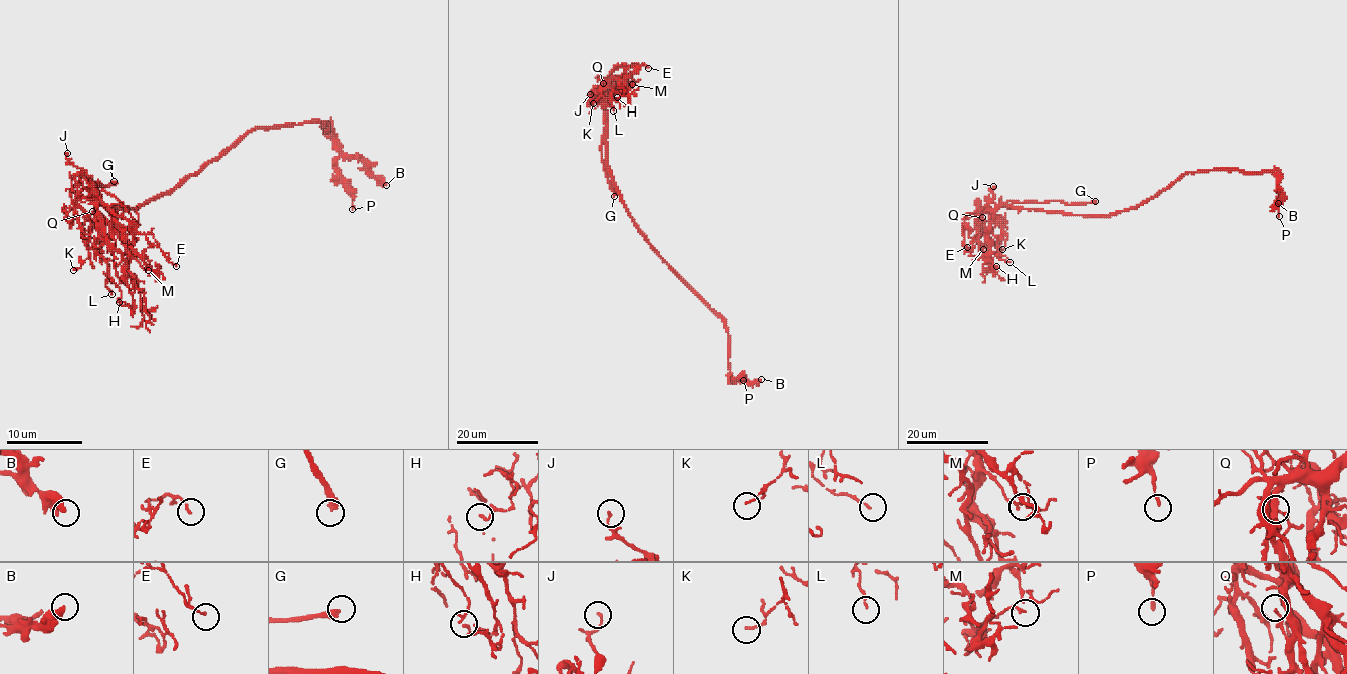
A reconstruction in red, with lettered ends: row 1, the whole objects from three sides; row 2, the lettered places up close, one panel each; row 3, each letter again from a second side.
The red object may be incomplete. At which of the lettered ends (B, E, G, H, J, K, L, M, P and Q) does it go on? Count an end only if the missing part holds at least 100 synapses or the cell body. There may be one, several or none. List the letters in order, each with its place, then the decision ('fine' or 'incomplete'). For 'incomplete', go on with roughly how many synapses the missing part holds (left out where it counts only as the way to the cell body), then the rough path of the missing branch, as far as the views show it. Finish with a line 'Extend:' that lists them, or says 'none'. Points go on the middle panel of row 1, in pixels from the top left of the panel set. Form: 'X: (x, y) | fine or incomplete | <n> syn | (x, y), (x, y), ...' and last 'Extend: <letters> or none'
B: (761, 379) | fine
E: (648, 68) | fine
G: (614, 196) | incomplete | (614, 196), (661, 257), (714, 303), (739, 311), (746, 321), (739, 345), (739, 407), (734, 429), (731, 430)
H: (617, 97) | fine
J: (590, 94) | fine
K: (593, 103) | fine
L: (613, 110) | fine
M: (632, 84) | fine
P: (743, 380) | fine
Q: (603, 83) | fine
Extend: G

